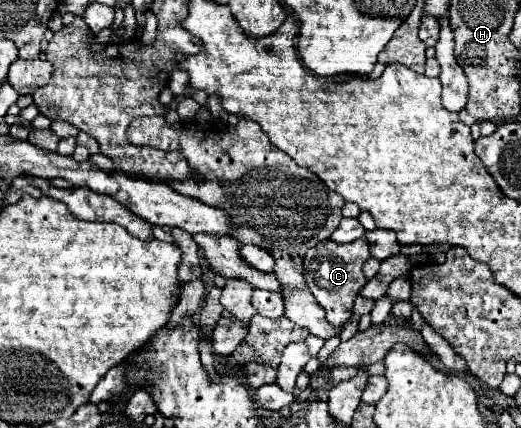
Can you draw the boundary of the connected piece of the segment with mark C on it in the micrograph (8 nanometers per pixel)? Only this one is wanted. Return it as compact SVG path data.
M363 239L345 243L345 245L335 245L335 241L321 241L319 245L311 247L305 255L305 279L307 285L311 287L311 293L315 295L317 303L325 309L325 317L333 327L345 325L347 319L351 317L353 303L361 287L367 283L361 267L369 259L369 249Z

